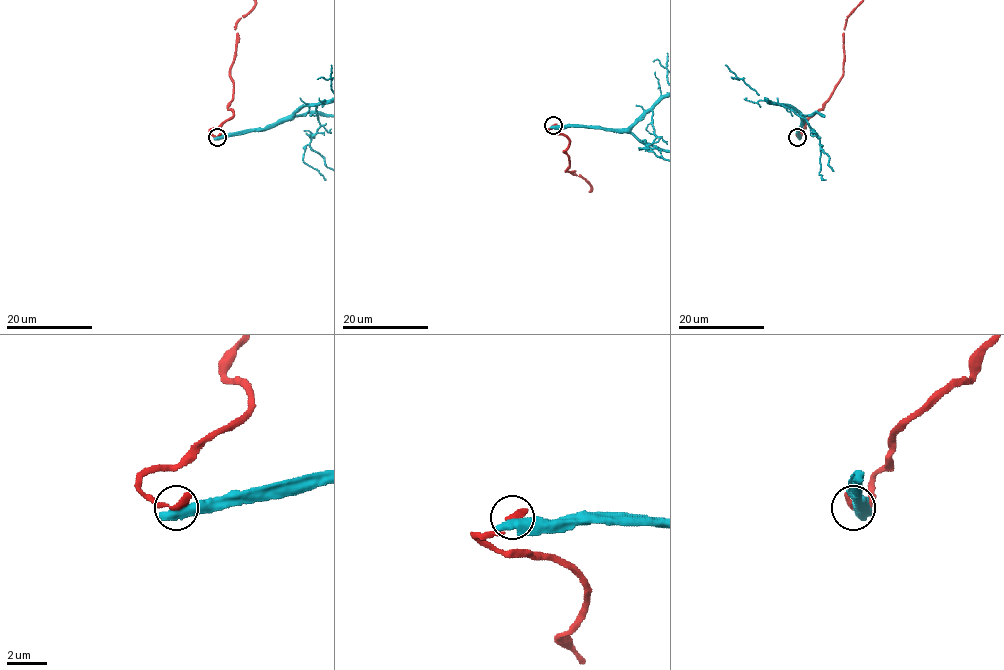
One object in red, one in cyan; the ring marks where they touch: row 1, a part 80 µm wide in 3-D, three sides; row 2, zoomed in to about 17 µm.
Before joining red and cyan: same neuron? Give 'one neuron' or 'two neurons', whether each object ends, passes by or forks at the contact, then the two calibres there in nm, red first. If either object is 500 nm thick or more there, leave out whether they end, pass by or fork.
two neurons; 280 nm thick on the red side, 650 nm on the other

